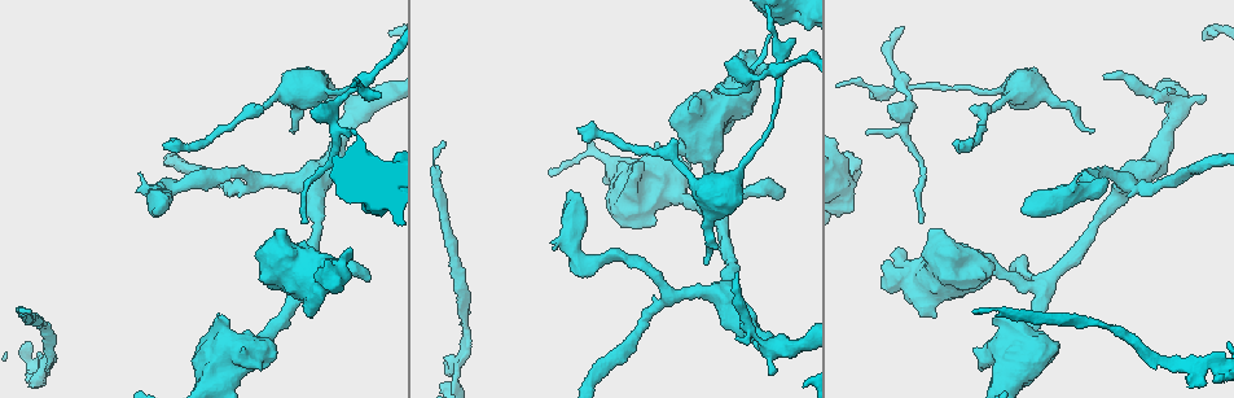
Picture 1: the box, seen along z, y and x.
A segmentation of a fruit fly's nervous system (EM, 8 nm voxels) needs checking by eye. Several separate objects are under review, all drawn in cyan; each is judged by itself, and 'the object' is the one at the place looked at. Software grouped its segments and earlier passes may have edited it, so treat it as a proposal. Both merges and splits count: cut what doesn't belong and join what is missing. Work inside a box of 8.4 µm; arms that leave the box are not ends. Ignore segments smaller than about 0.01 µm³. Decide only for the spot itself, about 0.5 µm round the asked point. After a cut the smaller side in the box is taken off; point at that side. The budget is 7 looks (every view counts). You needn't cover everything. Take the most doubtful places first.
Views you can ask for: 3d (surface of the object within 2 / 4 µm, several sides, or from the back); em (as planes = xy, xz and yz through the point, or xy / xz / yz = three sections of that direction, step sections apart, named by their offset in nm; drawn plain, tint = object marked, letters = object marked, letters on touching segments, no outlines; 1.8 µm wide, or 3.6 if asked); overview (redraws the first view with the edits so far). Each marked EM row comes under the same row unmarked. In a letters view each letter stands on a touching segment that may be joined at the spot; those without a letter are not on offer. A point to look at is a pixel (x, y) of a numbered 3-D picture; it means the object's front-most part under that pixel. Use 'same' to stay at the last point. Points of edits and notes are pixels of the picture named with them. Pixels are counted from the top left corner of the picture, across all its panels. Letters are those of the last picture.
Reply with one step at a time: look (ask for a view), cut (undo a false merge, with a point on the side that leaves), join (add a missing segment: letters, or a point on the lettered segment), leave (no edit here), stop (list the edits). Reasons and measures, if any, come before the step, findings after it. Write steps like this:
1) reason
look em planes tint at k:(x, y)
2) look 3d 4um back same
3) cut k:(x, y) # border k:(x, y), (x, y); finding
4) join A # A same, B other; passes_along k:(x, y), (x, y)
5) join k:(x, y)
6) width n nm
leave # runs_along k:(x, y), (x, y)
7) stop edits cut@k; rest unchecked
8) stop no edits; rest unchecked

sharp bend
look 3d 2um at 1:(365, 83)

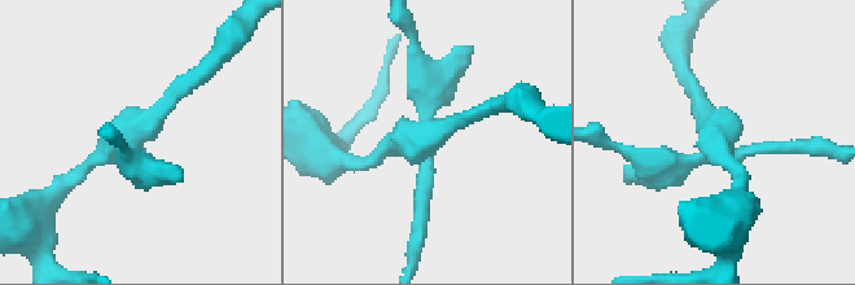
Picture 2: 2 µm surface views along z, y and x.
arms 4; now the EM
look em yz step 16 letters at 2:(133, 146)

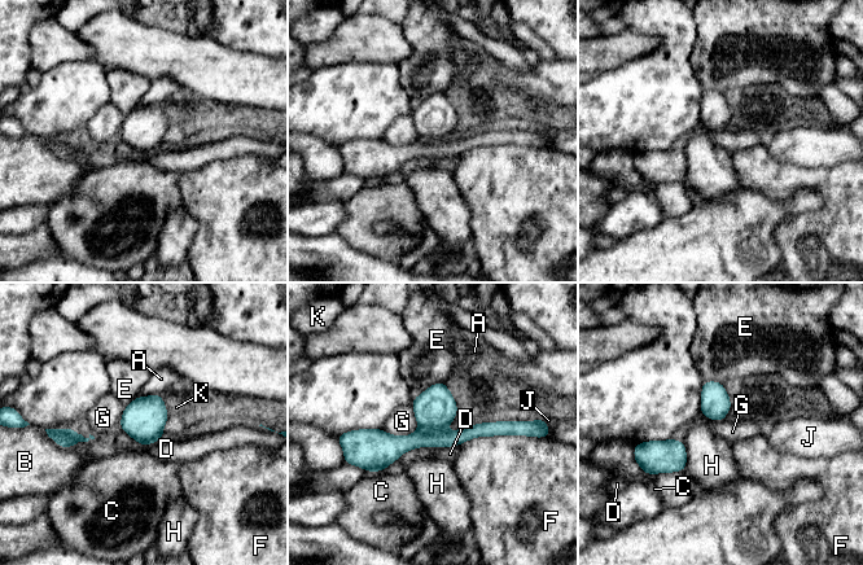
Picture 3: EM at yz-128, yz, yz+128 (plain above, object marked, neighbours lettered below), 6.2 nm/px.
width 80 nm; longest_contact D 420 nm
cut 3:(434, 408) # A other, B other, C other, D other, E other, F other, G other, H other, J other, K other; a second cell is stuck on

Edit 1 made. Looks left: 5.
look overview

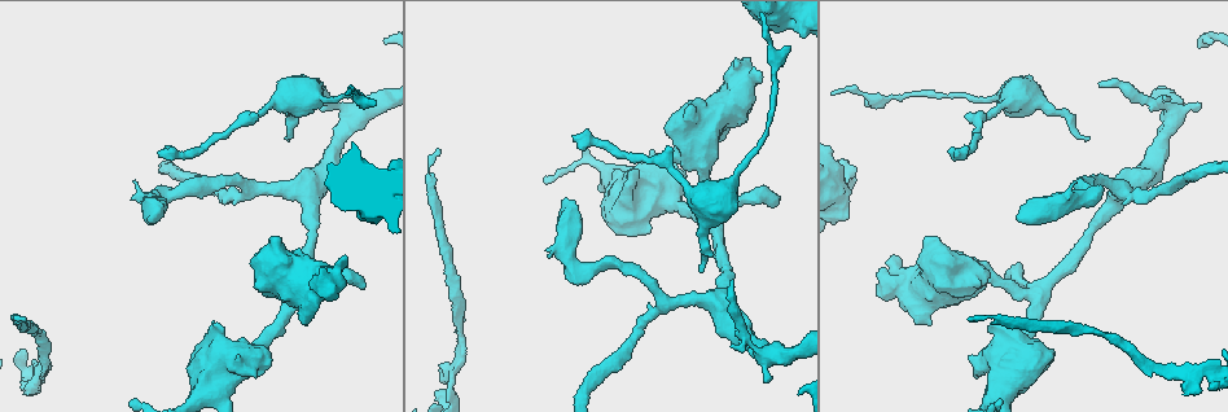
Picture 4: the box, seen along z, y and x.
tapers out
look em planes letters at 4:(436, 149)

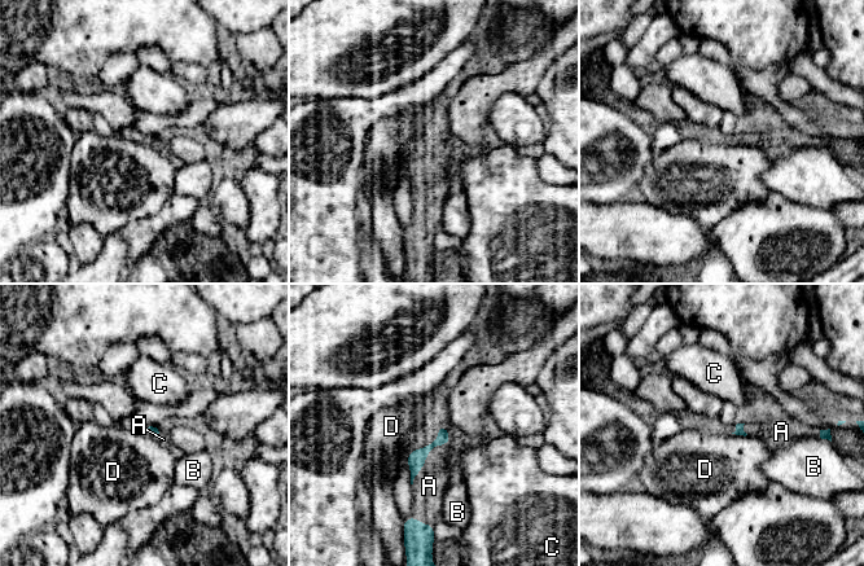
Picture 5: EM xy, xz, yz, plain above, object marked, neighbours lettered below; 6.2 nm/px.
join A # A same, B other, C other, D other; passes_along 5:(416, 459), (425, 457), (429, 486); the cell continues

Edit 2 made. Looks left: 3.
abrupt turn
look em planes letters at 4:(448, 372)

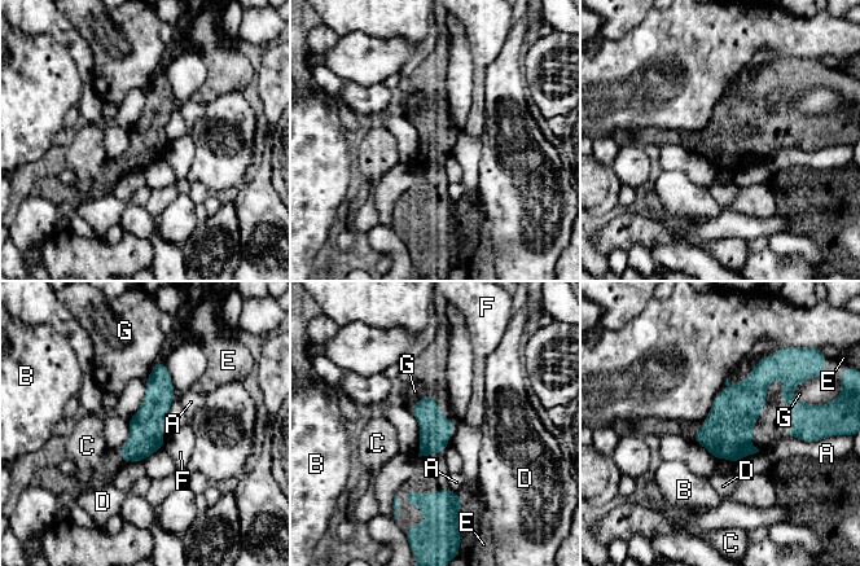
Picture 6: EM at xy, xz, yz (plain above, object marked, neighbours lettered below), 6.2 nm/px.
leave # A other, B other, C other, D other, E other, F other, G other; continuous, no second cell

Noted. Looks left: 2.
stop edits cut@3, join@5; rest unchecked

